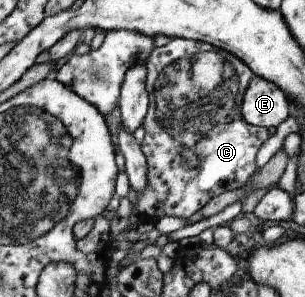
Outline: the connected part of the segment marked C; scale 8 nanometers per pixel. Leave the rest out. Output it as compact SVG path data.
M171 38L165 46L153 48L146 61L148 71L146 75L146 88L151 96L151 100L146 116L142 121L146 133L140 148L146 157L148 185L144 187L144 190L140 191L140 194L138 193L138 200L134 205L135 213L137 213L140 221L149 221L150 223L155 223L161 217L165 217L165 215L181 217L181 219L186 220L193 213L197 213L213 197L225 192L238 190L246 185L250 177L256 172L255 156L257 155L257 151L267 141L270 134L266 127L251 125L242 118L242 100L254 73L250 67L247 67L245 63L232 53L199 40Z

